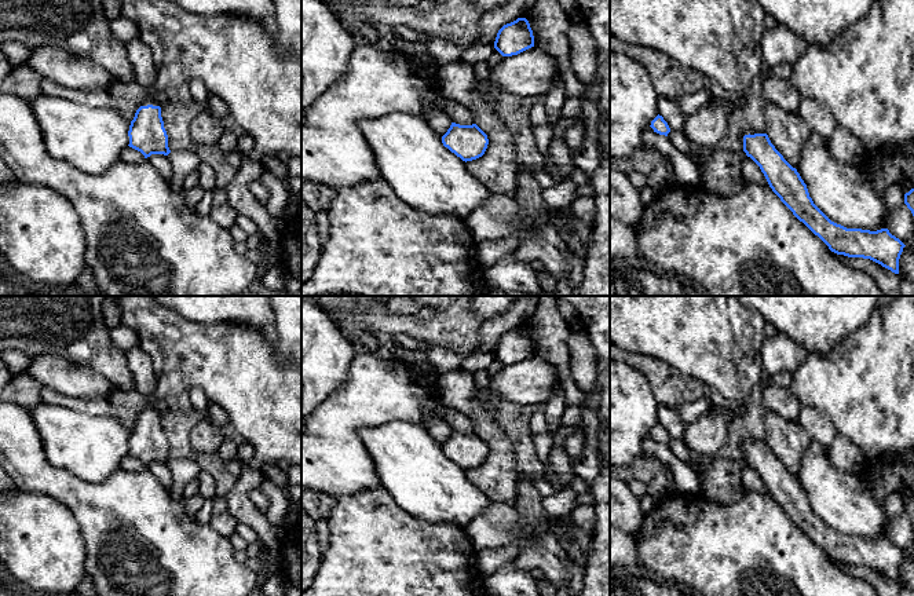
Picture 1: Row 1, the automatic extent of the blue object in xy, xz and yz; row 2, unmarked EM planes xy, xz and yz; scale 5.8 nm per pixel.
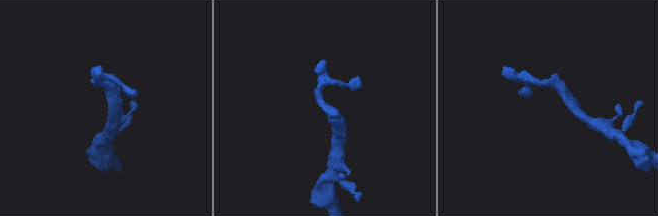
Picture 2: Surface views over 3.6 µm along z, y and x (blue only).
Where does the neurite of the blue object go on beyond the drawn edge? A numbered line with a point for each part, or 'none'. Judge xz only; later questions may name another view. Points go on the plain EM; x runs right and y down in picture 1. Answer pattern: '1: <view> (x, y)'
none

